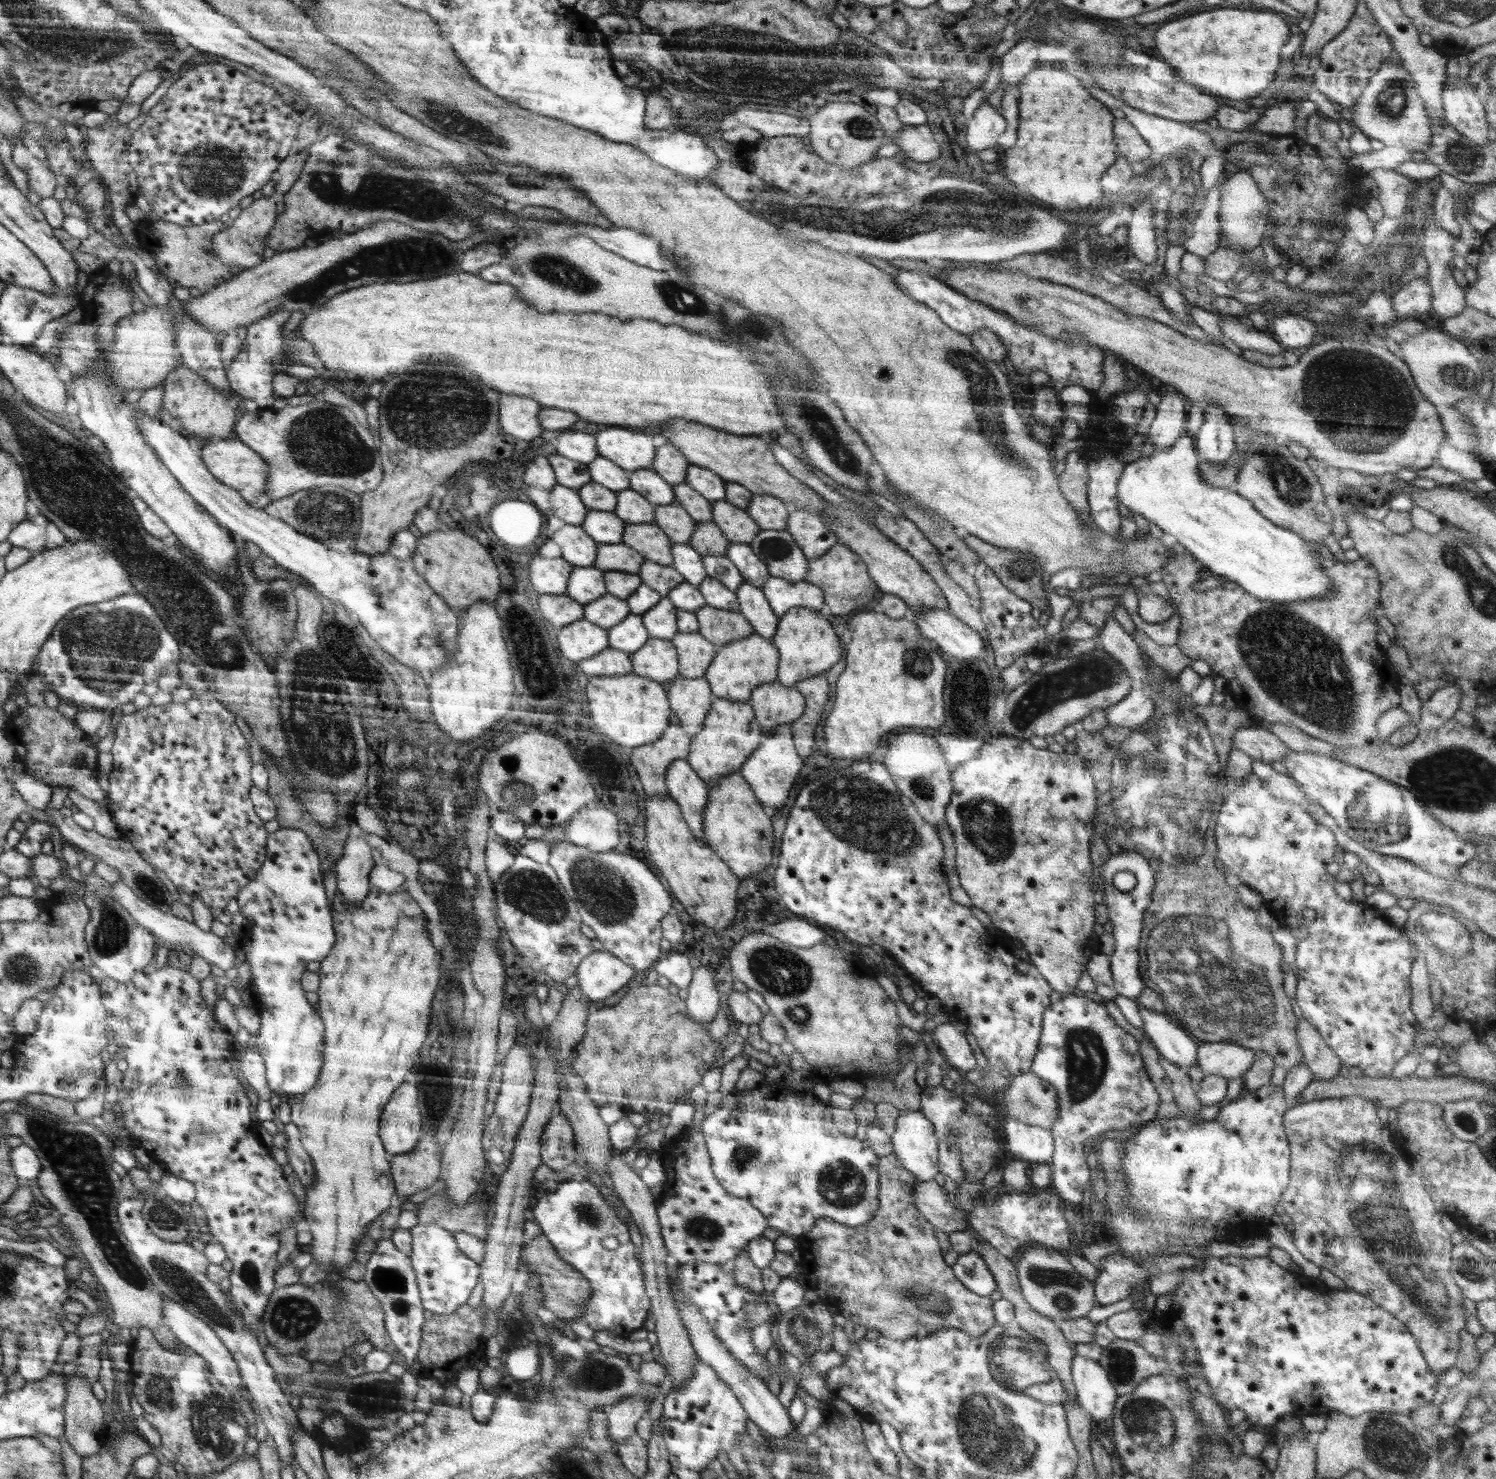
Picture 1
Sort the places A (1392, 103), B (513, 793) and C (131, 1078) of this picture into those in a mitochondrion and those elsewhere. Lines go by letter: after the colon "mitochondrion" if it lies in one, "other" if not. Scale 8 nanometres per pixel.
A: mitochondrion
B: mitochondrion
C: other

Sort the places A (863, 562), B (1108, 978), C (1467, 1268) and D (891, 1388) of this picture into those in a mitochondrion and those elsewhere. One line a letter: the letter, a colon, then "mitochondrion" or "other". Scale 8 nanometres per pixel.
A: other
B: other
C: mitochondrion
D: other

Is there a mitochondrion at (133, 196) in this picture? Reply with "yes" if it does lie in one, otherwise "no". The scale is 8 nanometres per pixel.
no

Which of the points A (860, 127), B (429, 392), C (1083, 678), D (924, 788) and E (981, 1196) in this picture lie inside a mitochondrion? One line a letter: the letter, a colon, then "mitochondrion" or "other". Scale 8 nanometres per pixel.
A: mitochondrion
B: mitochondrion
C: mitochondrion
D: mitochondrion
E: other

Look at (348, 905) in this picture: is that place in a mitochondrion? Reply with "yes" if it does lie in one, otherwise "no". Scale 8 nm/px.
no

